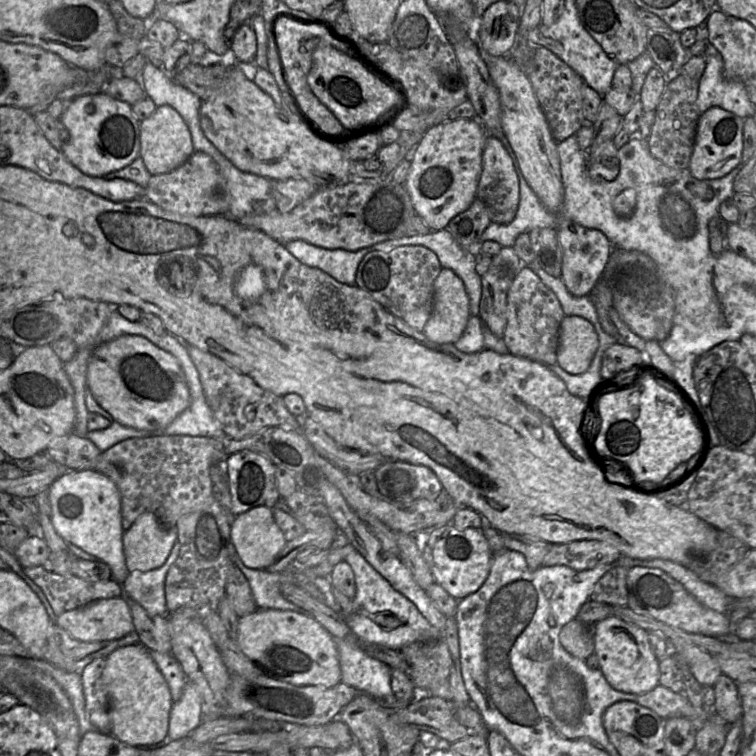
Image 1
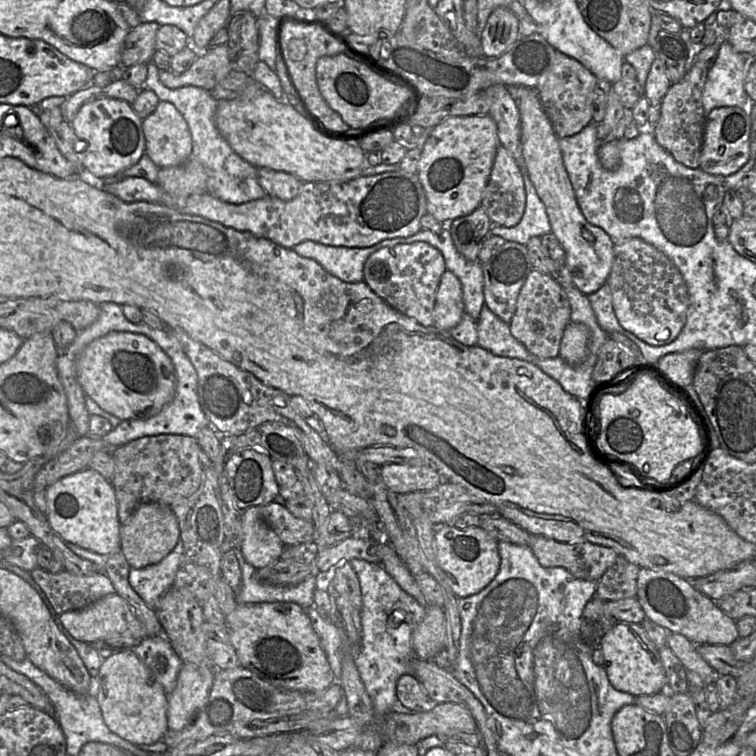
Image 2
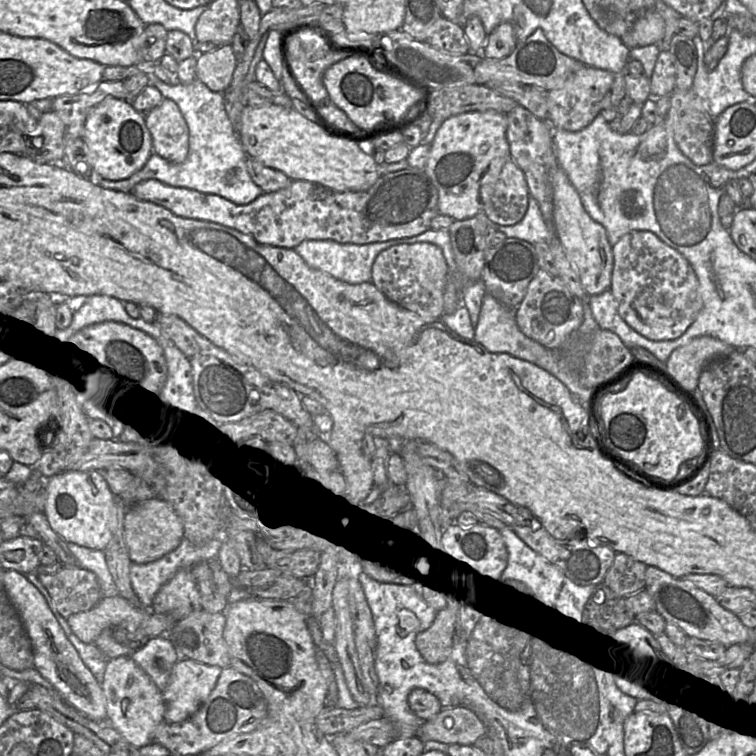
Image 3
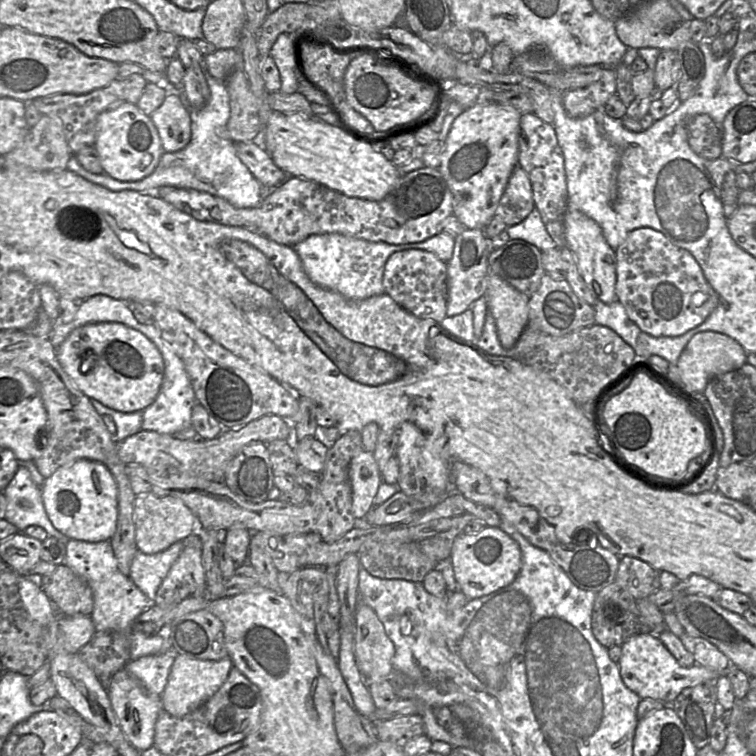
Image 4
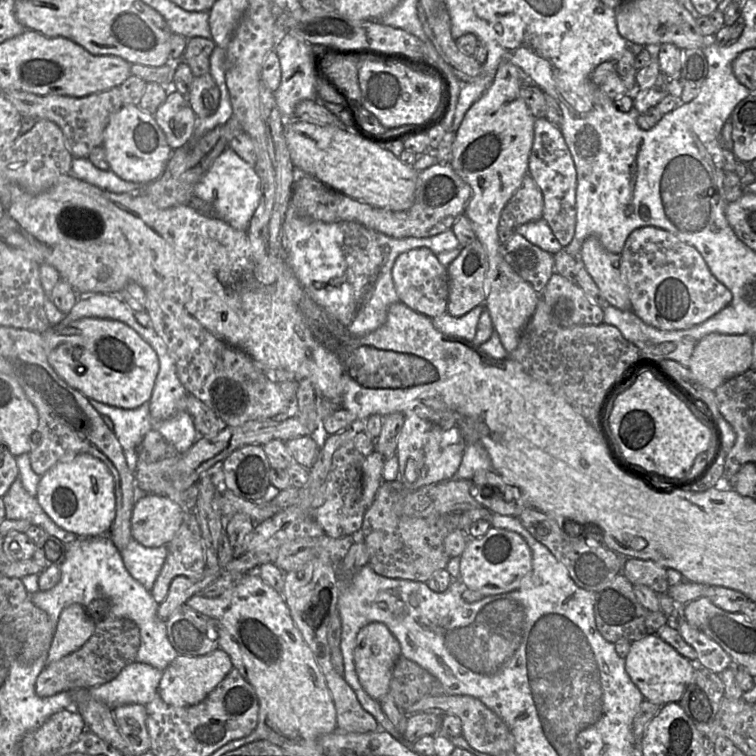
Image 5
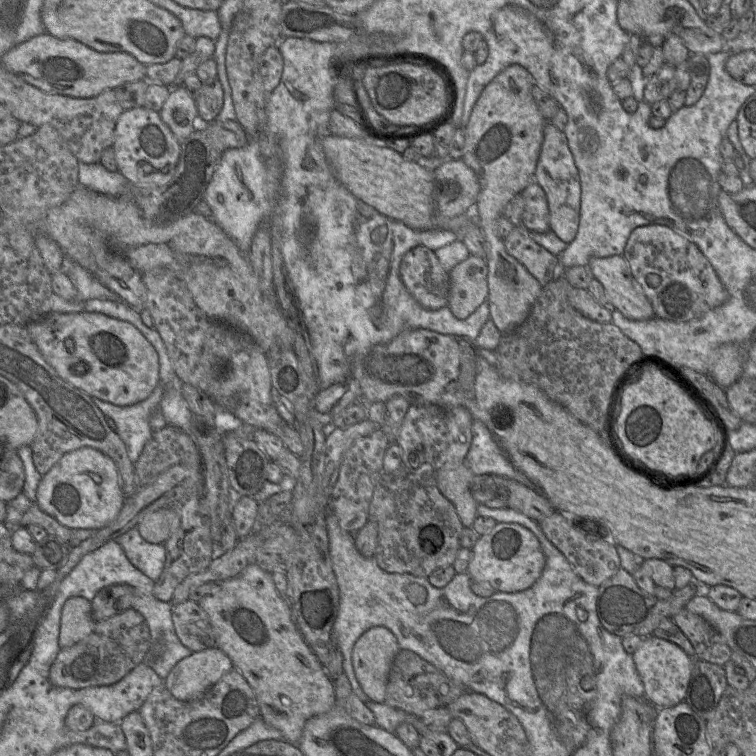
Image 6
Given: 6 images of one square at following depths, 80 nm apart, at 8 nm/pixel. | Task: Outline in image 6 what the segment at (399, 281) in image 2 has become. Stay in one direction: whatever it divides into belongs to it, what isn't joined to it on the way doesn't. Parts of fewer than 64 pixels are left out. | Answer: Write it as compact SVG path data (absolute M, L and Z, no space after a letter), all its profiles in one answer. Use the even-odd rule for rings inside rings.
M417 246L406 253L400 276L409 293L425 309L435 311L448 306L450 275L431 249Z

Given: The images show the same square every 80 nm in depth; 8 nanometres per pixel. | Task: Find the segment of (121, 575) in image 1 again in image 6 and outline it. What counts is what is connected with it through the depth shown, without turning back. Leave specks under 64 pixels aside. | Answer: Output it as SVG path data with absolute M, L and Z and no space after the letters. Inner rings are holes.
M82 447L66 453L44 476L37 489L36 504L63 526L100 530L120 513L125 495L120 488L120 474L114 460L102 451Z

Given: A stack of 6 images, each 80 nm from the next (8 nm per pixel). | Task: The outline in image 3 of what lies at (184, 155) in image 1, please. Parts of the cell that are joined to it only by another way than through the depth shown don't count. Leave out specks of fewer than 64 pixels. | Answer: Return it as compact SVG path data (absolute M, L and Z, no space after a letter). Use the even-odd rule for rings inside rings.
M163 98L144 119L151 134L153 153L169 162L182 163L188 154L189 130L177 104Z

